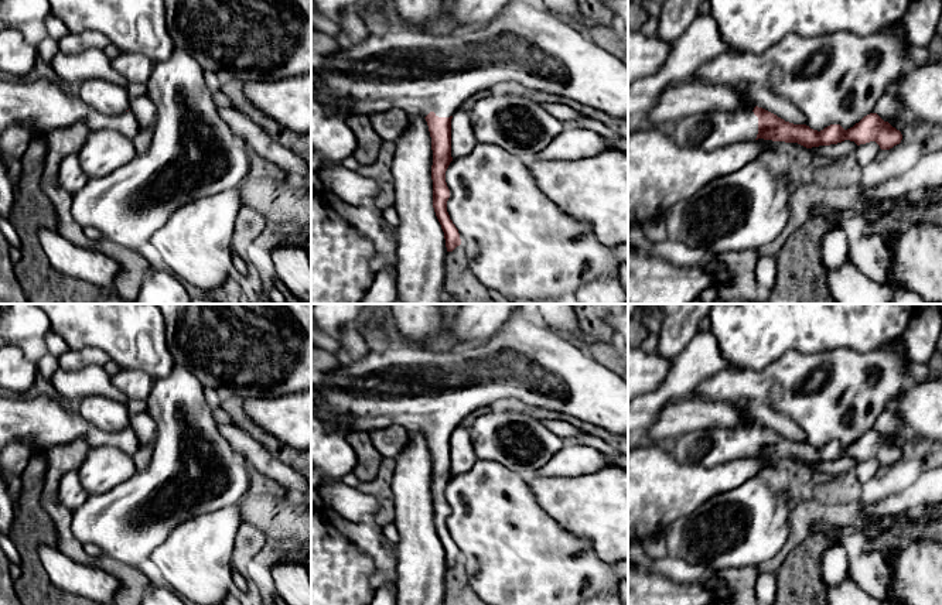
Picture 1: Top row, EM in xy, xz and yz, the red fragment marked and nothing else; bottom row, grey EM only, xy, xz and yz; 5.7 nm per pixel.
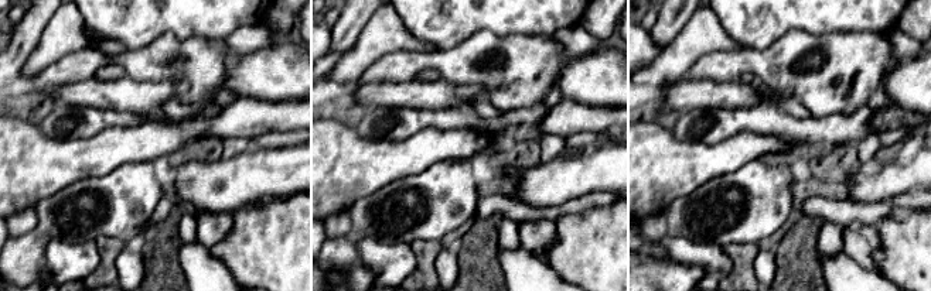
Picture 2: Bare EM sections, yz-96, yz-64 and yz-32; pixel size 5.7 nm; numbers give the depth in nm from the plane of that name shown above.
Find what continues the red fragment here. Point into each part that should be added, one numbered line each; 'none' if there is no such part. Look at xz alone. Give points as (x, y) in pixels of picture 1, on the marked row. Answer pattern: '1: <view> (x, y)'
1: xz (417, 72)

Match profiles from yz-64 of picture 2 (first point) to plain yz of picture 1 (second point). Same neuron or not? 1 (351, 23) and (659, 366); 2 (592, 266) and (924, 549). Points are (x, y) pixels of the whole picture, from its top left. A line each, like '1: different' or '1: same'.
1: different
2: same

